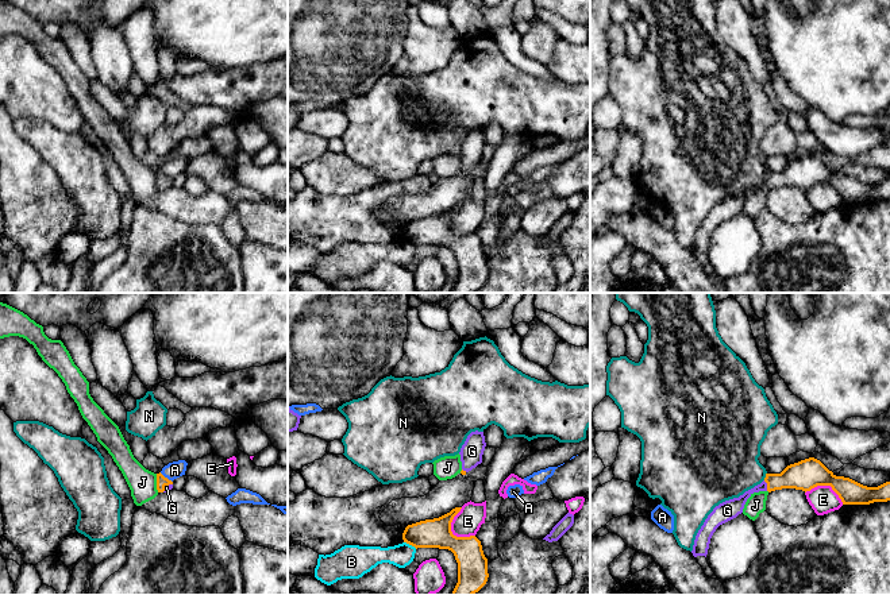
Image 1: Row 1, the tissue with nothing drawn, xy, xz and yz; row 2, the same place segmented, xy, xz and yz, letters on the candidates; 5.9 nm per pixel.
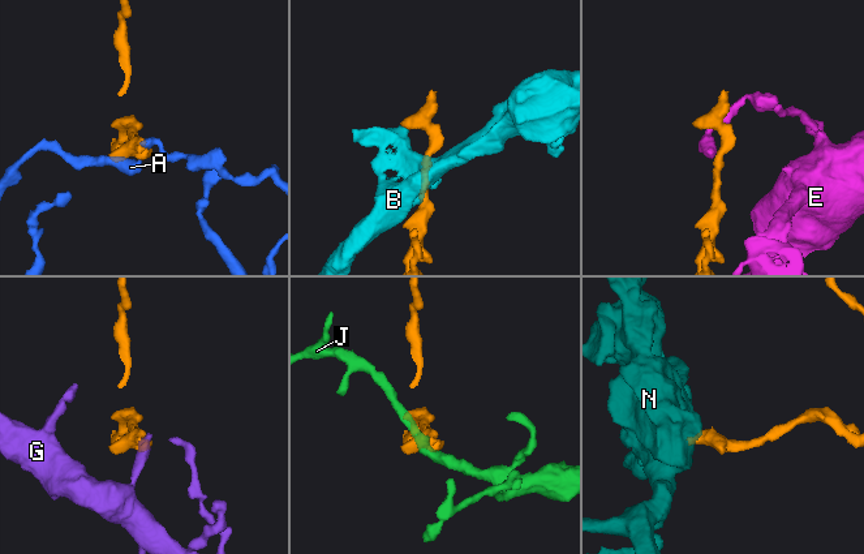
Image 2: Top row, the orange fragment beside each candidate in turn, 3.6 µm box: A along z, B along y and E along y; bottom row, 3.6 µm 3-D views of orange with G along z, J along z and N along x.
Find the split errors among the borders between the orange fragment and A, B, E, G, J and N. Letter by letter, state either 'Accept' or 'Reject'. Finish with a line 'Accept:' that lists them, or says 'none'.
A: Reject
B: Reject
E: Reject
G: Accept
J: Reject
N: Reject
Accept: G

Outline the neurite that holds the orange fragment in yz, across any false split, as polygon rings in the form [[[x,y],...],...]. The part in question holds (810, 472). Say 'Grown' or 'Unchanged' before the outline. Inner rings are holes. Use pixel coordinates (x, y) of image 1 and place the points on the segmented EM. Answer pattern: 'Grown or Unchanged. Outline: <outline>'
Grown. Outline: [[[809,457],[787,465],[781,474],[766,474],[760,484],[745,491],[739,498],[716,506],[696,536],[693,556],[706,557],[710,538],[716,529],[741,514],[747,499],[754,492],[771,492],[782,488],[795,488],[806,492],[817,486],[831,486],[843,505],[870,505],[890,501],[890,482],[878,487],[867,487],[849,478],[836,476],[820,460]]]

